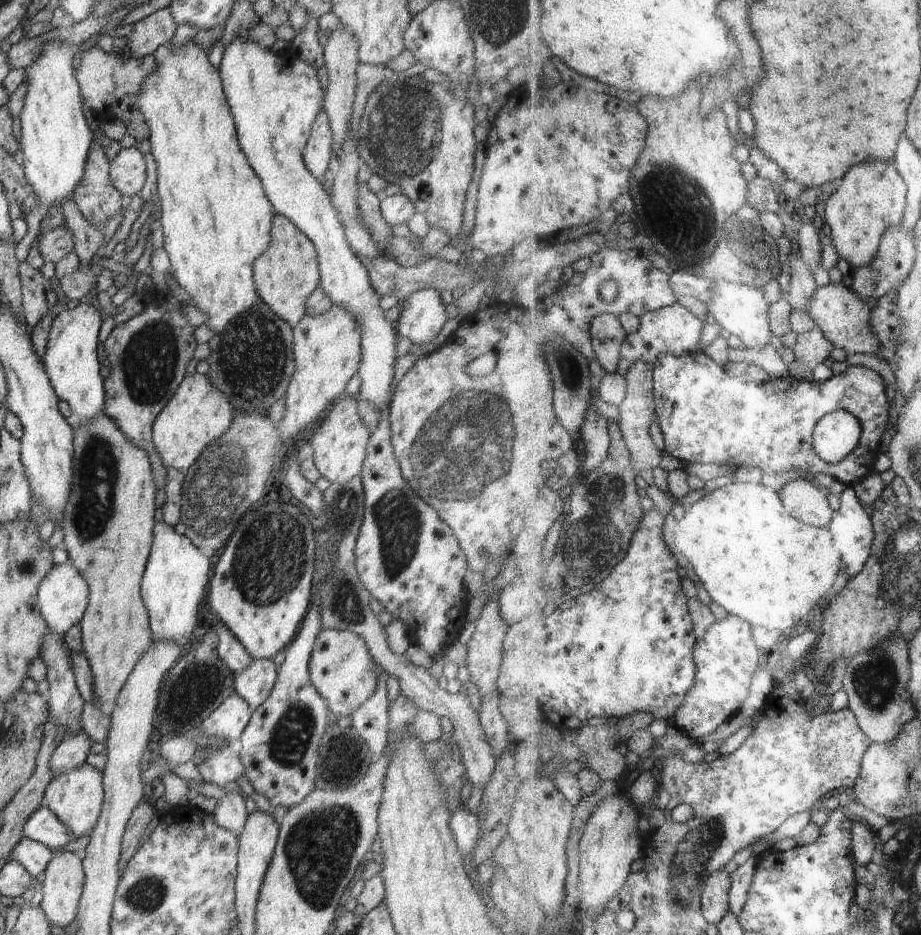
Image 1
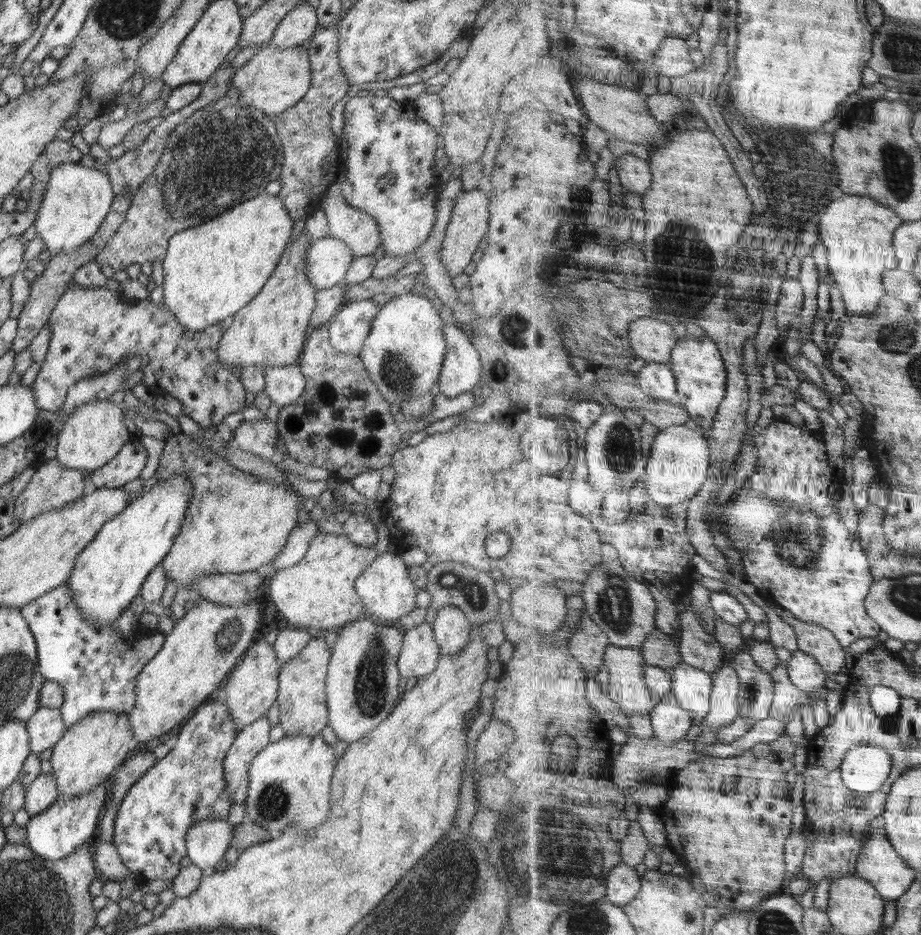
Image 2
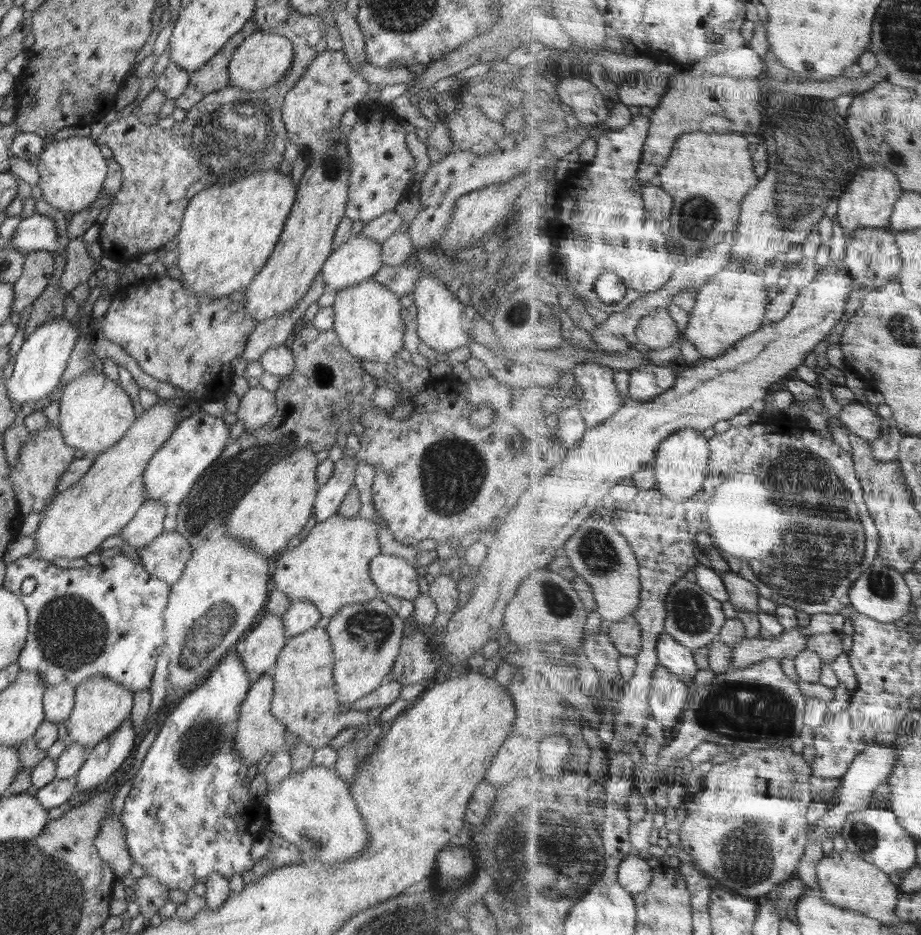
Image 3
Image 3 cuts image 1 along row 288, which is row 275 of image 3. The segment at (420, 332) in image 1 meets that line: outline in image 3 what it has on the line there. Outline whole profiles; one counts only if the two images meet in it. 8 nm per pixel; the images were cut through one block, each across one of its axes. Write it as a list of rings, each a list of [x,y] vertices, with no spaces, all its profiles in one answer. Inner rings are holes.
[[[424,275],[414,286],[412,291],[413,301],[417,308],[416,321],[419,339],[427,346],[439,353],[442,358],[445,353],[468,346],[470,344],[469,335],[473,326],[473,309],[460,303],[457,295],[449,292],[448,285],[438,282],[438,278],[432,275]]]

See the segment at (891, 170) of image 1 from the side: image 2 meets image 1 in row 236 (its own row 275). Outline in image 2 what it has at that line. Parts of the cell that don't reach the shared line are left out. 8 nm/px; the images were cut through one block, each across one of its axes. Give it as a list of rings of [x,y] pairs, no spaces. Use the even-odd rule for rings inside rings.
[[[864,195],[834,200],[820,215],[820,242],[827,246],[836,291],[841,292],[847,312],[862,315],[874,312],[888,295],[885,272],[901,267],[895,234],[905,221],[886,203]]]

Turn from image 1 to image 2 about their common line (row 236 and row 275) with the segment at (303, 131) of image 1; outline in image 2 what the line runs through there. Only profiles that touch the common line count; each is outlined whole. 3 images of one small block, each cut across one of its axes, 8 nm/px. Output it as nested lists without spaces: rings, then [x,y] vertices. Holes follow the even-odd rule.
[[[330,235],[312,240],[306,261],[306,278],[310,286],[323,290],[344,283],[353,257],[345,242]]]

